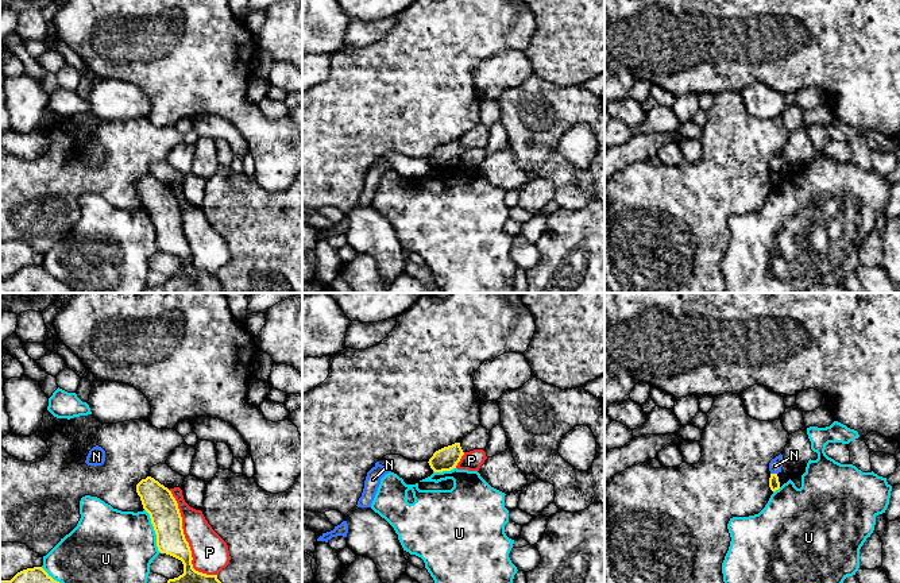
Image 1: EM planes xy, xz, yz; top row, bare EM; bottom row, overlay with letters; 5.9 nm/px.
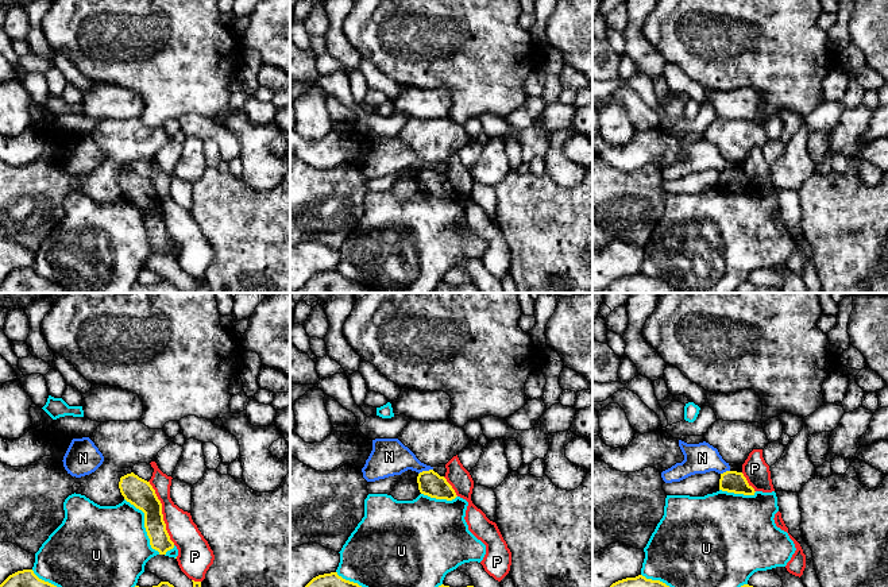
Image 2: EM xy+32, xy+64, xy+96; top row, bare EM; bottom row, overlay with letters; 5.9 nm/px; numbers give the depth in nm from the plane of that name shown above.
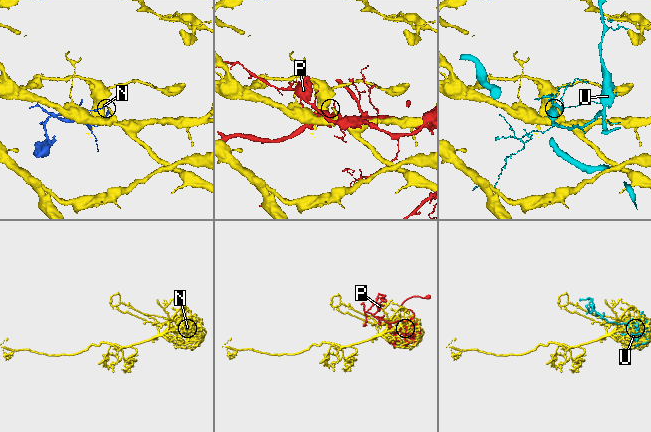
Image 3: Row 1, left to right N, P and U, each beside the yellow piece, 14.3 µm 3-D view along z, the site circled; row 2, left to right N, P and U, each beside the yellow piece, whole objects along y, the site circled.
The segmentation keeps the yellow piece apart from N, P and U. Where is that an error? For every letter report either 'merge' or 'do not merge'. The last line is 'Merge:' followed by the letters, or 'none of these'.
N: do not merge
P: do not merge
U: do not merge
Merge: none of these

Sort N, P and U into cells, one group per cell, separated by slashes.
N / P / U

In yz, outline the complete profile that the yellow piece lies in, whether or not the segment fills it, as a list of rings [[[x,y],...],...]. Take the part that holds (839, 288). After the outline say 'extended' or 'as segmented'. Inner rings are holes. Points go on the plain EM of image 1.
[[[842,283],[839,285],[819,285],[801,293],[853,293],[847,290]]] | as segmented

